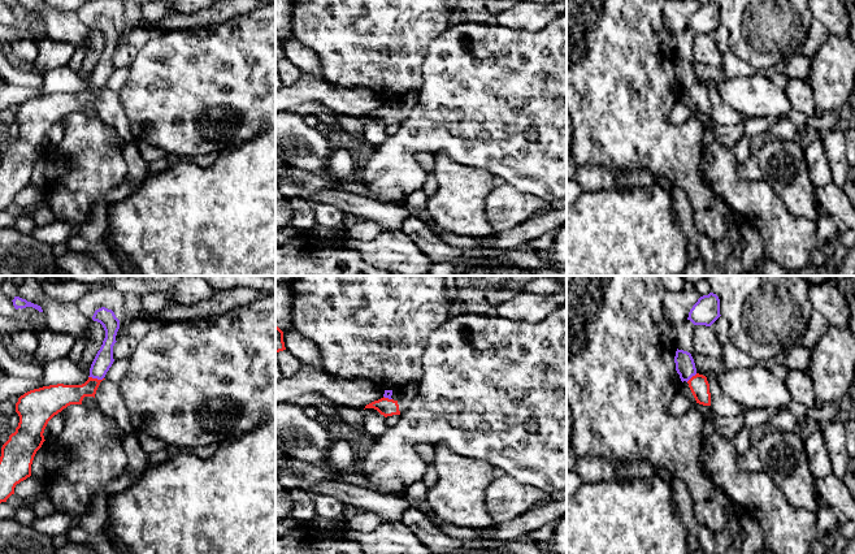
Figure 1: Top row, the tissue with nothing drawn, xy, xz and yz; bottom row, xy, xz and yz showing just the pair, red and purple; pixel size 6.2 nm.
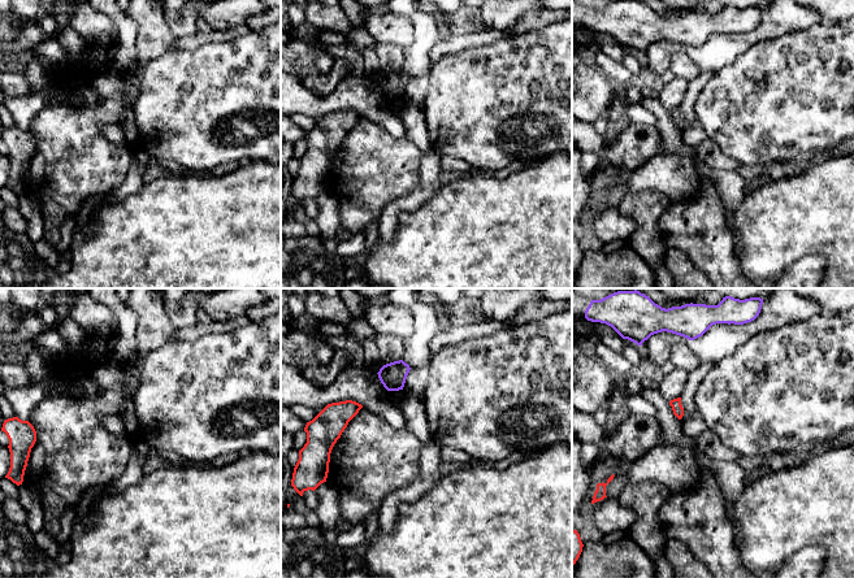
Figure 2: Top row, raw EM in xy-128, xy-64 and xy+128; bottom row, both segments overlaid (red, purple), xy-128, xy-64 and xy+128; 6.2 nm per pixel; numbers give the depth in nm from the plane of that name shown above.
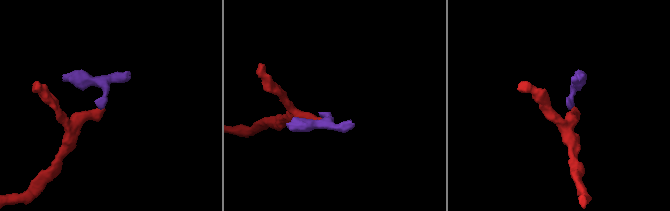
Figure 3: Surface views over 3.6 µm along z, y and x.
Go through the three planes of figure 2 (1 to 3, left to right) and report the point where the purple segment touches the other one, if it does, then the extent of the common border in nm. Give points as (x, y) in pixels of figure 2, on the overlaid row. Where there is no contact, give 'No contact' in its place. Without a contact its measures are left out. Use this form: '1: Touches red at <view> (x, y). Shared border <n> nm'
1: No contact
2: No contact
3: No contact

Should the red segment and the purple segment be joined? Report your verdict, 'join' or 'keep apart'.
keep apart

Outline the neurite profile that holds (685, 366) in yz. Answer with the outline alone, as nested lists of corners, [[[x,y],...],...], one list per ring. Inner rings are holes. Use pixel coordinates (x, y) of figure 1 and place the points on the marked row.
[[[677,349],[674,363],[676,371],[680,375],[682,382],[687,382],[693,376],[696,375],[695,363],[690,352]]]

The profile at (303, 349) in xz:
[[[294,329],[283,332],[286,350],[300,363],[311,365],[317,371],[324,371],[321,351],[313,341]]]

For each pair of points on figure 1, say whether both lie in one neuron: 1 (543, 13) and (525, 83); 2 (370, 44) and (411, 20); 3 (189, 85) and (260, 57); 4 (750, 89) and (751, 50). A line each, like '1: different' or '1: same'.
1: different
2: same
3: same
4: different

